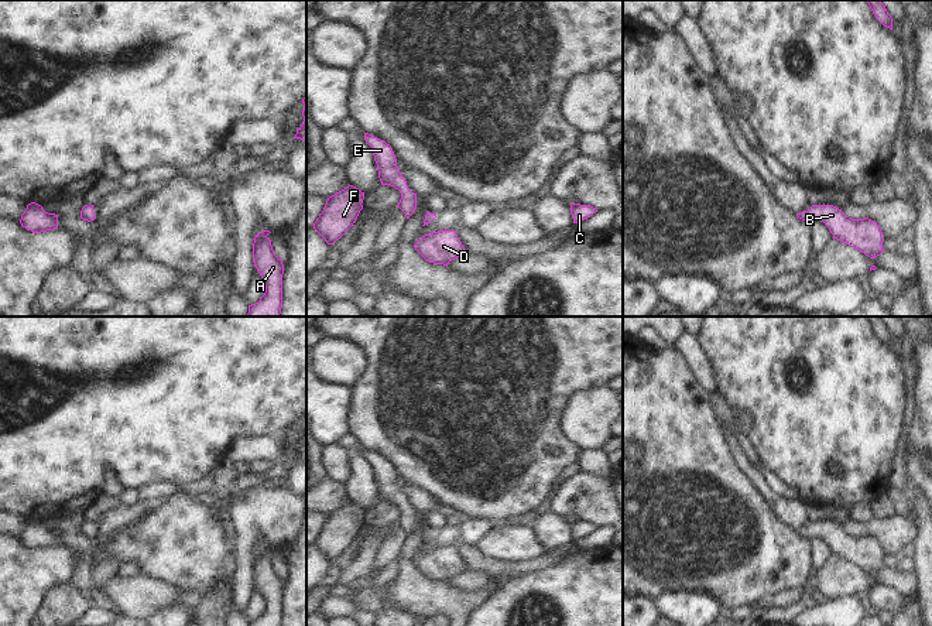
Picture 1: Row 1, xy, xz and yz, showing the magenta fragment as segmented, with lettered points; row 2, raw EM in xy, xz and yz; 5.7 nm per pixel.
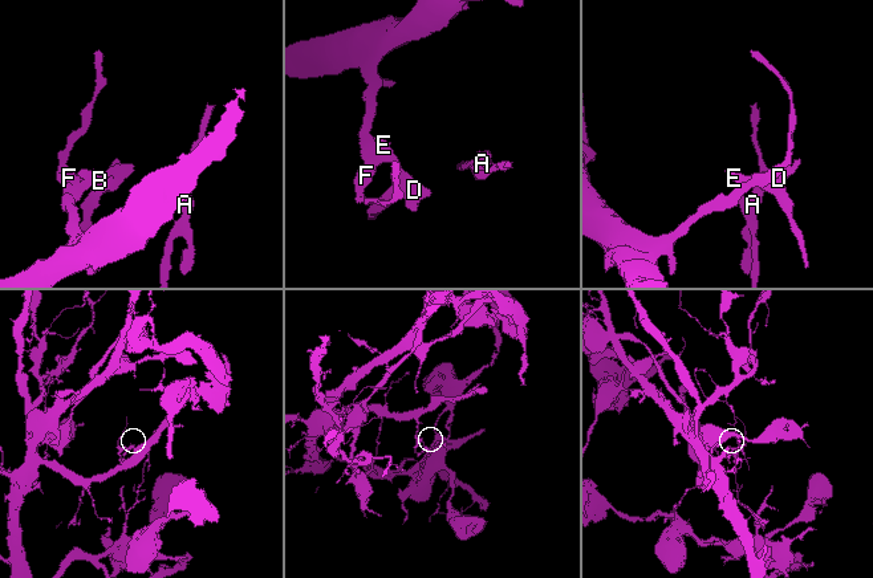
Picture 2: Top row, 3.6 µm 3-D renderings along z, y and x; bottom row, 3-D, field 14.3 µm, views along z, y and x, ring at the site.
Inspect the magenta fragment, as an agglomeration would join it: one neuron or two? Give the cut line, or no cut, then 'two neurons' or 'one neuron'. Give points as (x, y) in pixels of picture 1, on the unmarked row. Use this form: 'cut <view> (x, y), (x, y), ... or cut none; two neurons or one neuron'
cut none; one neuron

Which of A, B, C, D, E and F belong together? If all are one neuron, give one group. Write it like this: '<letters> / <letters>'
A B C D E F

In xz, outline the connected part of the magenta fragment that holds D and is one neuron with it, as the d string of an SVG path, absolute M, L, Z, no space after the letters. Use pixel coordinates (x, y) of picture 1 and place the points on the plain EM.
M455 547L428 550L414 564L426 578L446 584L452 577L467 569Z

